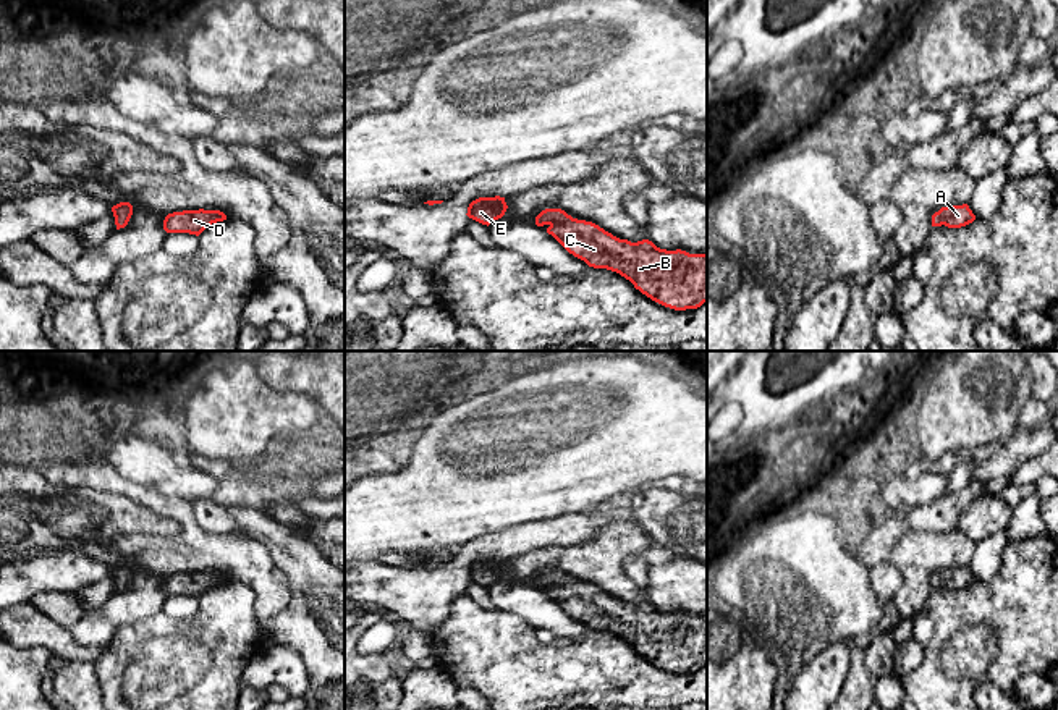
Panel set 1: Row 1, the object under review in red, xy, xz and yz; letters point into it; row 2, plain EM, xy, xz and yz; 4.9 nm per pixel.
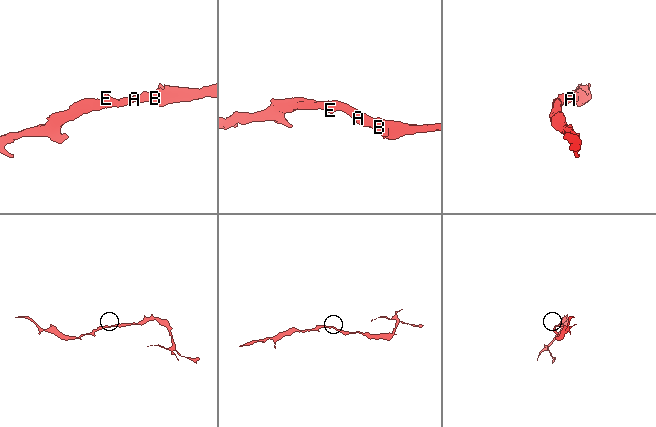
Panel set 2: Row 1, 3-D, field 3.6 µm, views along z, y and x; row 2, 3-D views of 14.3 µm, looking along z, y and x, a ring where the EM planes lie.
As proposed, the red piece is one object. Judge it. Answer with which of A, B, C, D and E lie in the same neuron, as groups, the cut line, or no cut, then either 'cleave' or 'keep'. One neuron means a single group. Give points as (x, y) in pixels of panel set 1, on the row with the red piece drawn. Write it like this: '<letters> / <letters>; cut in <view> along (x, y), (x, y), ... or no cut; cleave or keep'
A B C D E; no cut; keep

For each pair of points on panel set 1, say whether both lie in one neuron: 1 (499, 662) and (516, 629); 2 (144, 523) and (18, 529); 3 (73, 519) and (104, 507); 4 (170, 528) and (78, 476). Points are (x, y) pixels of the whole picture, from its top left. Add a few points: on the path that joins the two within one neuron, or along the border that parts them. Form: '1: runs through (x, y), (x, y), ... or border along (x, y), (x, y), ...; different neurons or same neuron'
1: runs through (499, 654), (499, 647), (508, 638); same neuron
2: runs through (114, 515), (49, 515); same neuron
3: runs through (81, 516), (96, 515); same neuron
4: border along (120, 494), (154, 511); different neurons

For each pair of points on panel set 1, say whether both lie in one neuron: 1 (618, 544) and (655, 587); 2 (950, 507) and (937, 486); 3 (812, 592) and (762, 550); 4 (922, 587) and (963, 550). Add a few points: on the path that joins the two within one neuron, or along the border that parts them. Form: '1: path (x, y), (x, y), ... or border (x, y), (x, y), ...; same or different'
1: border (643, 587), (647, 600); different
2: border (945, 492), (929, 503), (908, 511); different
3: path (842, 581), (843, 573), (821, 550), (791, 550); same
4: path (922, 574), (950, 550); same

